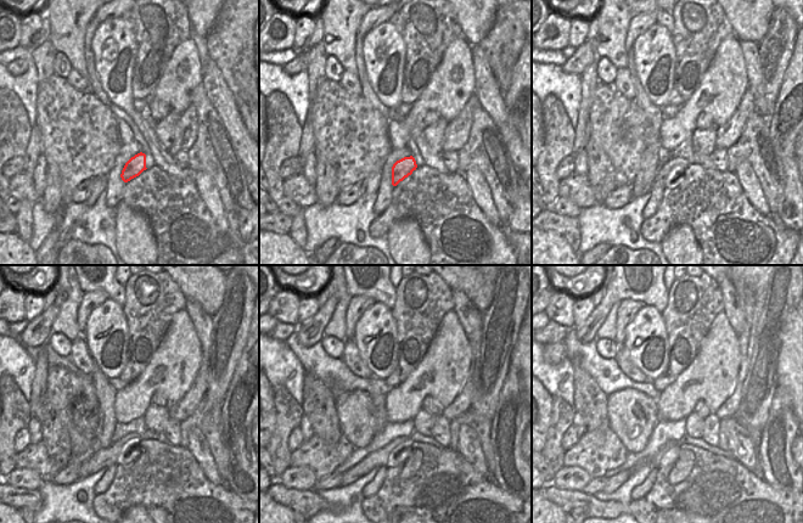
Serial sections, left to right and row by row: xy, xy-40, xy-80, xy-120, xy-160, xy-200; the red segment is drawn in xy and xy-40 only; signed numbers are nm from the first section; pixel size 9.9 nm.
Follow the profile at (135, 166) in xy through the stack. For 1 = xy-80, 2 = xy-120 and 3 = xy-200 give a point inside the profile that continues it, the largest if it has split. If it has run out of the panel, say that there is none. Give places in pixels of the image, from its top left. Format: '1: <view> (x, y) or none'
1: xy-80 (674, 168)
2: xy-120 (105, 457)
3: xy-200 (617, 481)

